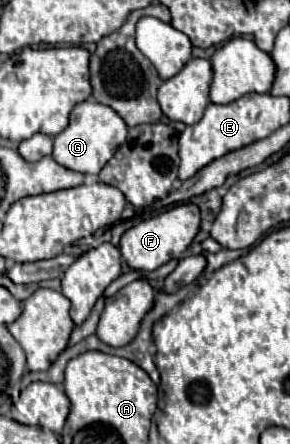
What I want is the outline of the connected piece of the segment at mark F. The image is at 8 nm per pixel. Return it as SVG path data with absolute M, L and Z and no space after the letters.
M185 203L185 205L175 205L163 213L157 213L149 219L139 221L137 225L129 227L123 235L121 235L121 243L119 243L119 251L125 257L127 265L137 269L137 271L155 271L161 265L165 265L171 259L179 259L185 249L191 245L191 241L195 239L197 231L201 225L201 217L199 217L199 207L193 203Z

